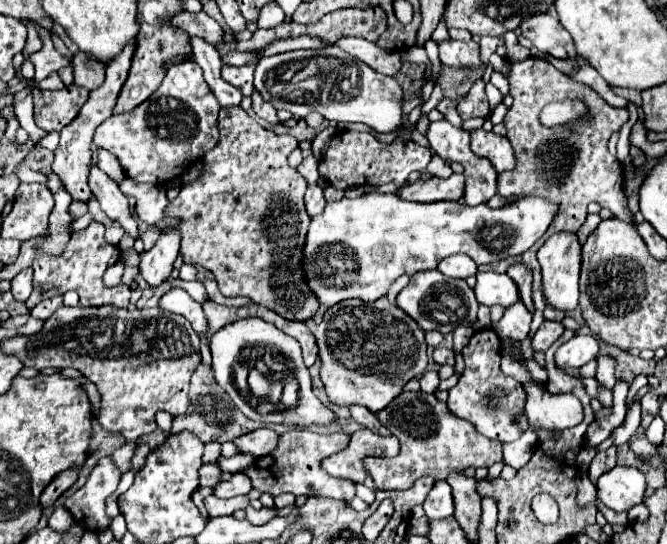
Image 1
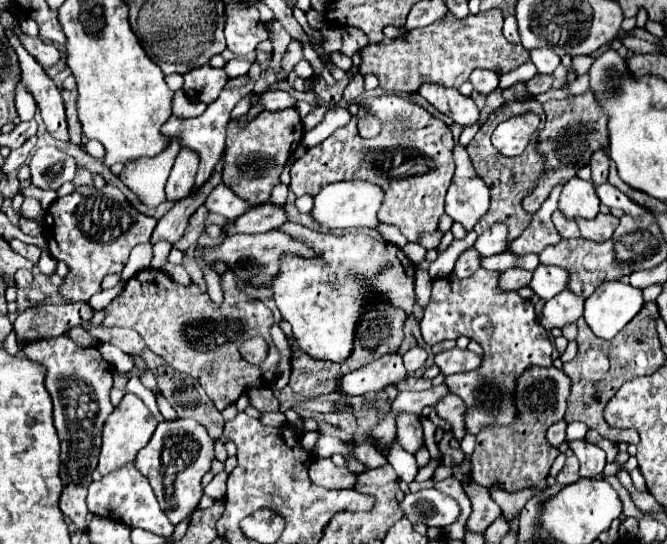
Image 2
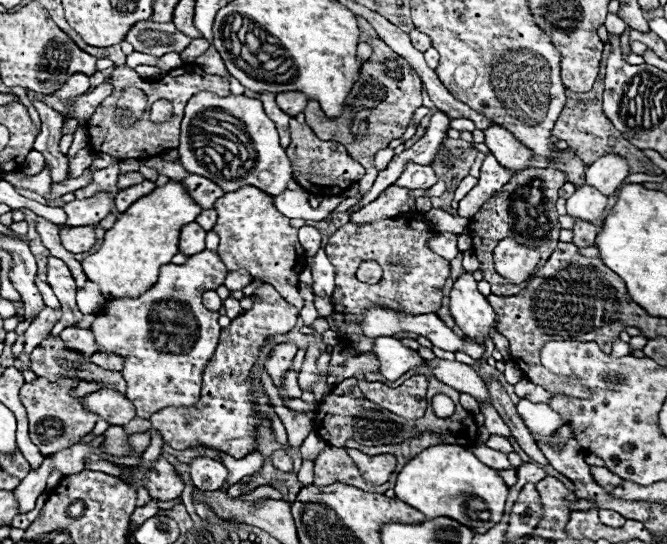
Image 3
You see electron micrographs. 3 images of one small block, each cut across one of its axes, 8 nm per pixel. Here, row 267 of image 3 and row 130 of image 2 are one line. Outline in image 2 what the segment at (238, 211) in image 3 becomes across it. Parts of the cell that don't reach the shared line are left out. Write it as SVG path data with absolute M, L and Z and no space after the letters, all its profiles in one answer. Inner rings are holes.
M284 108L278 112L260 112L258 118L242 124L240 120L230 120L226 126L226 150L224 150L224 170L222 182L230 186L242 200L250 206L266 202L272 188L280 182L280 174L290 160L292 152L300 146L304 136L304 126L296 108Z

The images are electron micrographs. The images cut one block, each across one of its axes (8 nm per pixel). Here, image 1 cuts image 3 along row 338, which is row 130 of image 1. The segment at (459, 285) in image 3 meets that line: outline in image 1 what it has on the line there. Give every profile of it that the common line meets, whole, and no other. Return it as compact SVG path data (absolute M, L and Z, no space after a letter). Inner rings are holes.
M482 128L474 130L470 134L472 134L472 152L476 156L488 158L496 172L514 170L516 160L514 160L514 150L512 150L508 138L498 136L494 132L486 132Z

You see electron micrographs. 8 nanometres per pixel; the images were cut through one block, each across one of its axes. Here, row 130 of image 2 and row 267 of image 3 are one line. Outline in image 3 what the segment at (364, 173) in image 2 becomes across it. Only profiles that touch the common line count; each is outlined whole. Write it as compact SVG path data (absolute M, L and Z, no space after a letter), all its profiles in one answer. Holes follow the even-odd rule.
M412 210L412 212L406 212L402 216L394 216L394 218L386 218L386 220L374 220L370 224L362 224L362 226L348 222L348 224L340 226L328 238L328 244L324 250L326 250L332 266L336 268L334 286L340 288L340 292L342 292L344 310L340 314L342 314L344 324L346 324L346 334L364 336L364 332L358 324L358 316L362 316L362 312L366 312L366 308L394 308L396 312L410 312L410 314L418 316L418 314L426 314L426 312L432 314L442 306L442 296L444 296L442 290L444 290L446 280L450 278L450 262L428 248L428 240L430 240L430 236L434 236L434 232L436 230L430 224L426 224L424 214L418 210ZM366 260L374 260L382 266L384 274L382 274L380 282L364 284L356 278L356 270L358 270L360 262L366 262Z

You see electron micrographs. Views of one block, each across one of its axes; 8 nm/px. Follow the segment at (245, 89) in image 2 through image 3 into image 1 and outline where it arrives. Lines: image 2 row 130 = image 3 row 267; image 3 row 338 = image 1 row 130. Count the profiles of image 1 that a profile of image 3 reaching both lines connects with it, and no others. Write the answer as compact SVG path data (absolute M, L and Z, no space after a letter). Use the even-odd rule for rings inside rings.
M182 62L166 72L152 98L132 112L110 116L110 120L102 122L96 128L94 144L112 152L124 174L138 184L168 182L218 144L218 110L220 104L210 92L198 64Z

